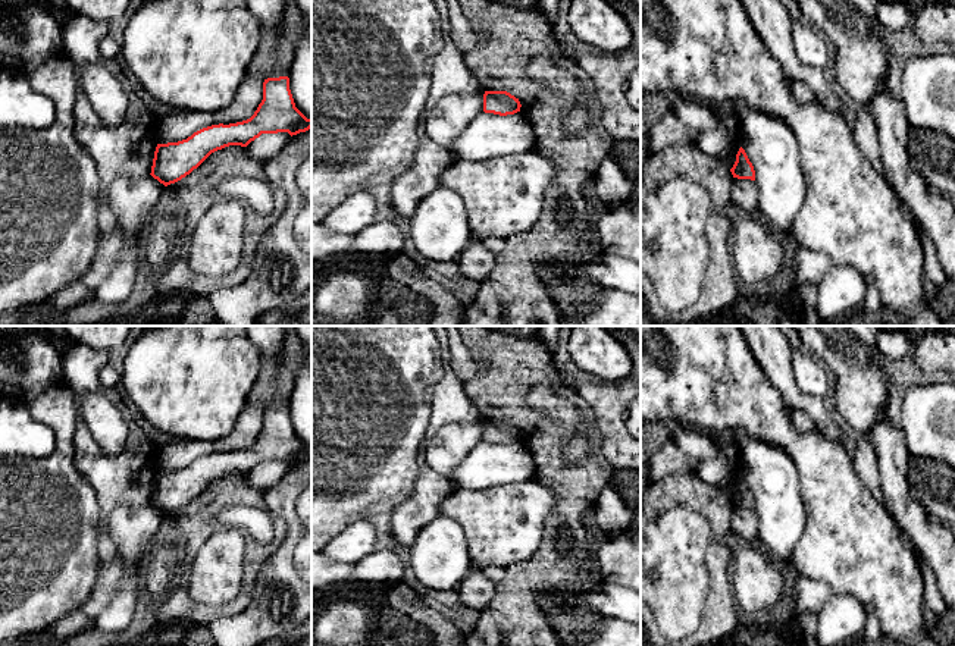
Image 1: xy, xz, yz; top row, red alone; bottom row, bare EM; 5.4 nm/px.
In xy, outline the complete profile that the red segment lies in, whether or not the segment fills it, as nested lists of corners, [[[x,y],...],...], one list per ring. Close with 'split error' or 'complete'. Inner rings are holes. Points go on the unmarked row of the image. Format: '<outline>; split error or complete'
[[[267,407],[263,411],[263,429],[250,448],[212,454],[187,468],[157,473],[150,504],[167,515],[190,504],[217,479],[229,474],[247,476],[262,462],[288,461],[292,465],[310,457],[311,448],[295,436],[289,407]]]; complete

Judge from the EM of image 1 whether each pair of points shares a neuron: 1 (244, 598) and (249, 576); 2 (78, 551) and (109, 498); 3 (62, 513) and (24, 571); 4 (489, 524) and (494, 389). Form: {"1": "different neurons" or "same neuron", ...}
{"1": "same neuron", "2": "different neurons", "3": "same neuron", "4": "different neurons"}

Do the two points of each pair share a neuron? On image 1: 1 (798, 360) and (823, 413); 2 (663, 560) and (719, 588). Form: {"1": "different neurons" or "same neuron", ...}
{"1": "different neurons", "2": "different neurons"}

